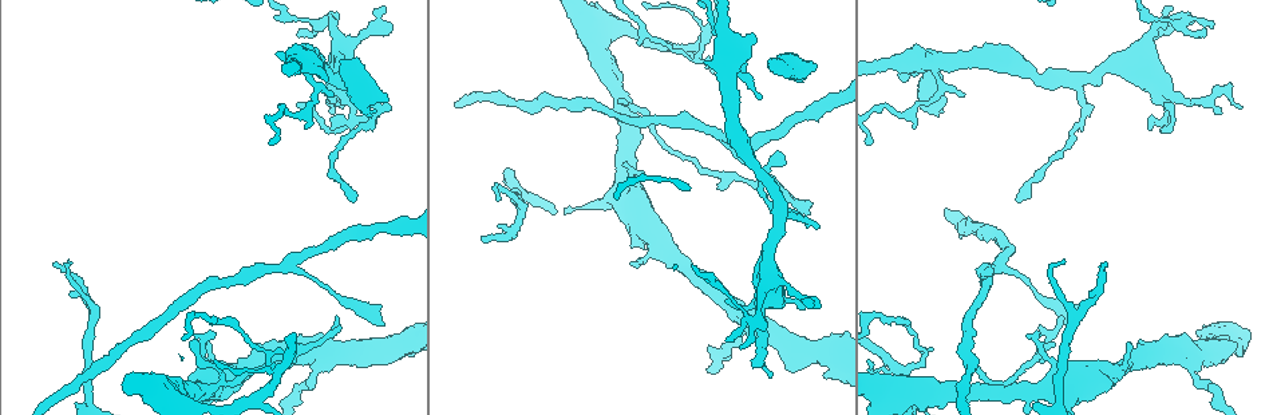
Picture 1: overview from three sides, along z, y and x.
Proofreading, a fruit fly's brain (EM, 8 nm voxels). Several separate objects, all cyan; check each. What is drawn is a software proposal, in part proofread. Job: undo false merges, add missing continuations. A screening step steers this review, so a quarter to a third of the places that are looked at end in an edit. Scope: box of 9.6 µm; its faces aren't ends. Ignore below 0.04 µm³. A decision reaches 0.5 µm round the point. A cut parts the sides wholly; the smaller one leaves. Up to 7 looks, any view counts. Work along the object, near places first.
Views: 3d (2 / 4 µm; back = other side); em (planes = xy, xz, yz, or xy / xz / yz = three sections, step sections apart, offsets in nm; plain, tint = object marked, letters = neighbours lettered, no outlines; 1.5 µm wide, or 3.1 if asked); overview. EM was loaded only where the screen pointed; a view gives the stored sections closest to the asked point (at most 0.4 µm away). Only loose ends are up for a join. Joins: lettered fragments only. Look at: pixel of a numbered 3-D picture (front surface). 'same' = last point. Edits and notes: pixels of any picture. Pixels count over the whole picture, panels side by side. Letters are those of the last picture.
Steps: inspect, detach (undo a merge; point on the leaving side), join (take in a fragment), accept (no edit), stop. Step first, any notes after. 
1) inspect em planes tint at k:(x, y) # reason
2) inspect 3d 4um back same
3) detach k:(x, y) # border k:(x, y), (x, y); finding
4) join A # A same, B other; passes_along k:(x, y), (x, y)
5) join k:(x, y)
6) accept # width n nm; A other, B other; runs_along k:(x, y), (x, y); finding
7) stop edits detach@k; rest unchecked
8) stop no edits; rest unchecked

inspect em planes tint at 1:(811, 202) # tapers out

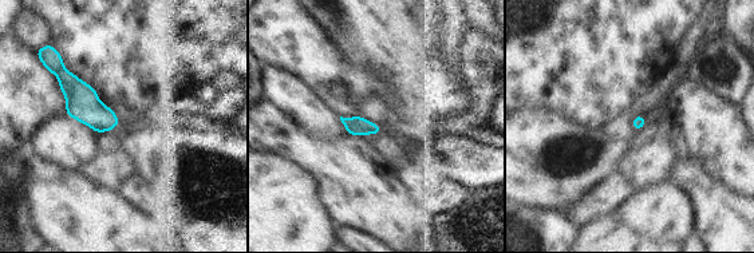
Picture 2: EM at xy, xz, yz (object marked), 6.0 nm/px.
inspect em planes letters same

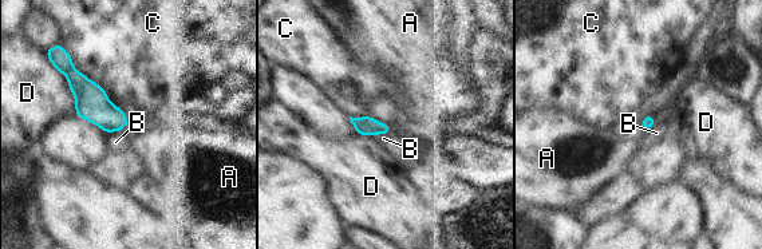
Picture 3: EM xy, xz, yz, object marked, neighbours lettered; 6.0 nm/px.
accept # A other, B other, C other, D other; none of them fits

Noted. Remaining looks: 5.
inspect em planes letters at 1:(333, 33) # calibre changes

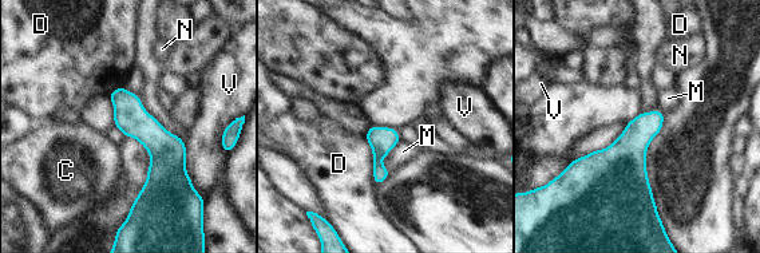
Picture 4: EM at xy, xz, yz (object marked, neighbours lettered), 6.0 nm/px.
accept # C other, D other, M other, N other, V other; runs_along 4:(119, 91), (158, 142), (135, 206); all the same neuron

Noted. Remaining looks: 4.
inspect 3d 2um at 1:(804, 307) # branch stops here

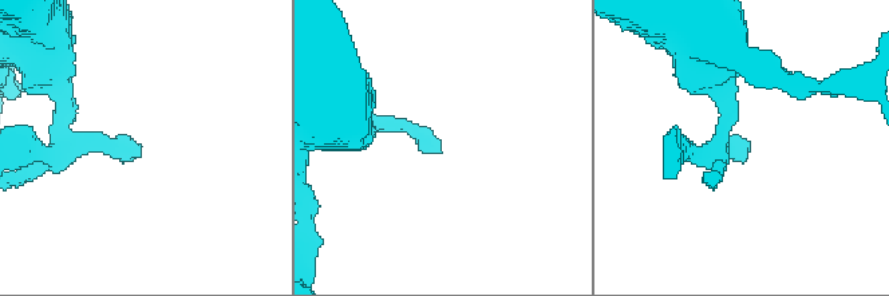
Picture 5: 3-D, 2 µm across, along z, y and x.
inspect em planes letters at 5:(439, 146) # now the EM

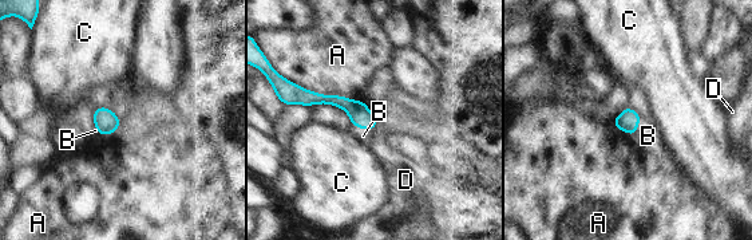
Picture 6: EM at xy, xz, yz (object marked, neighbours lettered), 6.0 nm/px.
join B # longest_contact A 440 nm; A other, B same, C other, D other; it goes on there

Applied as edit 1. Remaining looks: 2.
stop edits join@6; rest unchecked

